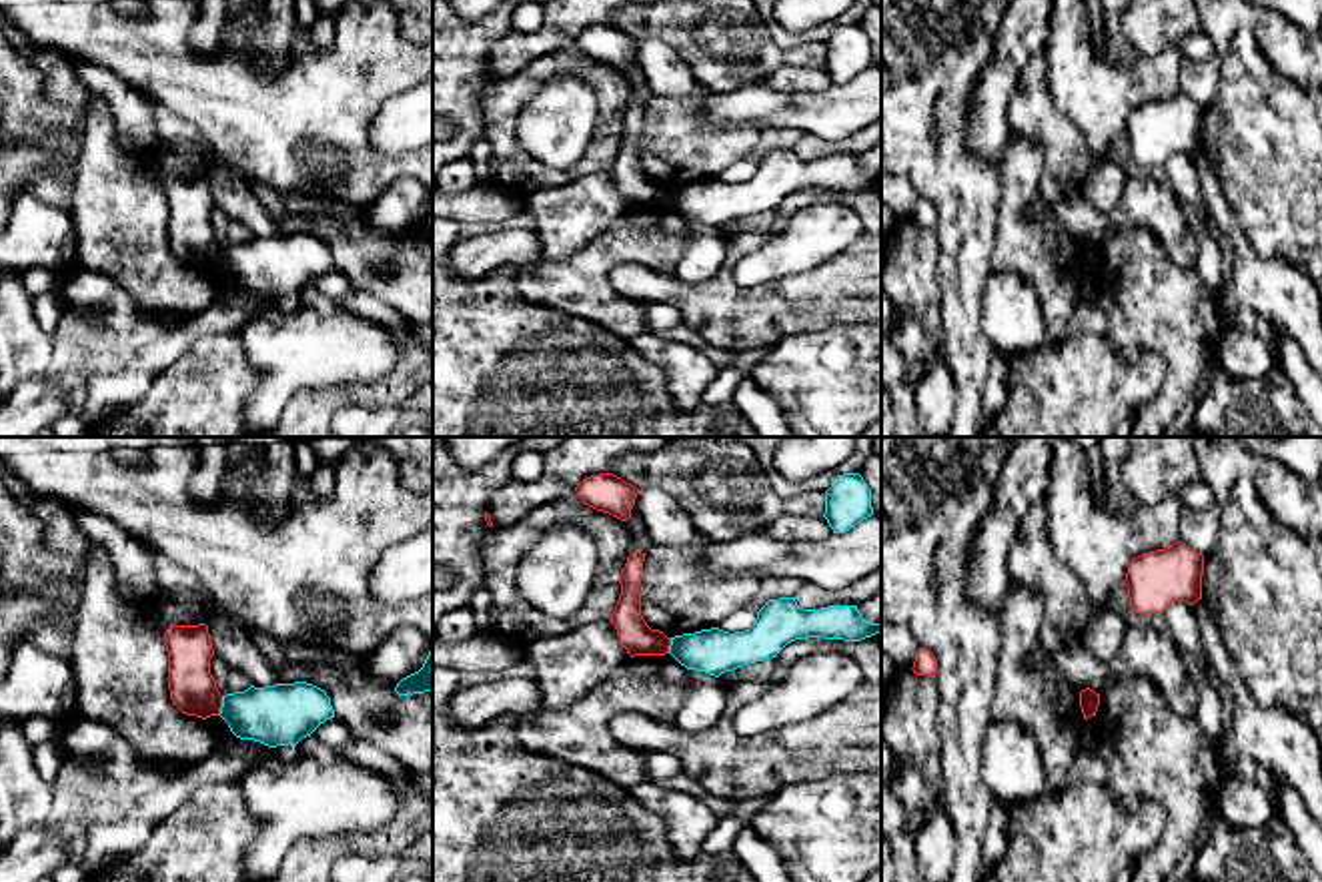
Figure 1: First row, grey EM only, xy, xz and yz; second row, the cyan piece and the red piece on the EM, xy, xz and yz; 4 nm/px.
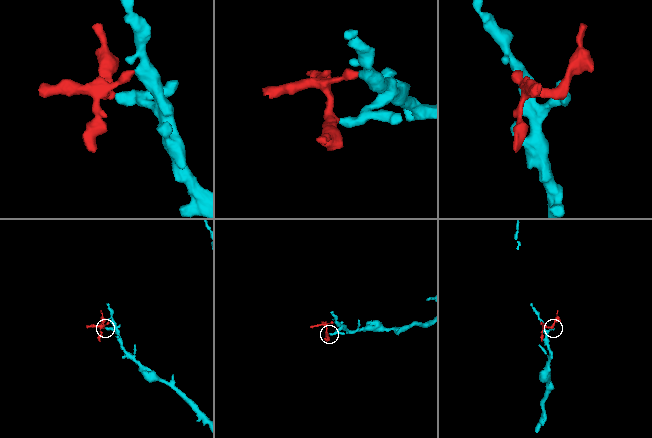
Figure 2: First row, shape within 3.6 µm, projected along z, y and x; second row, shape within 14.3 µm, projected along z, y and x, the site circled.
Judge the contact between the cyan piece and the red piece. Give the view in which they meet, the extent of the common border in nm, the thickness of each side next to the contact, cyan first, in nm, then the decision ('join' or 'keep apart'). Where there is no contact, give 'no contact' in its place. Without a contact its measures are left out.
contact in xy; length 80 nm; calibres 240 and 190 nm; keep apart

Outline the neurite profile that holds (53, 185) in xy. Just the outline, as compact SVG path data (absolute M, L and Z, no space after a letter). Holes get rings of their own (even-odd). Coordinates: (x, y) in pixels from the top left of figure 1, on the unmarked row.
M52 148L46 150L46 166L38 170L30 184L30 196L40 198L42 202L70 212L72 208L72 186L78 172L78 154L66 154L64 150Z

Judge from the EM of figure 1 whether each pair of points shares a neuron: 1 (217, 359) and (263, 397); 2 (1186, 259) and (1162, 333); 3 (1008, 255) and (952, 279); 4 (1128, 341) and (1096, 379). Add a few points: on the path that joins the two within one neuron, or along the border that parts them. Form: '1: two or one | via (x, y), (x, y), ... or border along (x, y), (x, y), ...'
1: two | border along (245, 345), (261, 383), (241, 415)
2: two | border along (1152, 231), (1164, 253), (1176, 265), (1192, 271)
3: two | border along (998, 217), (992, 269)
4: two | border along (1104, 333), (1122, 359), (1154, 353), (1162, 371)

